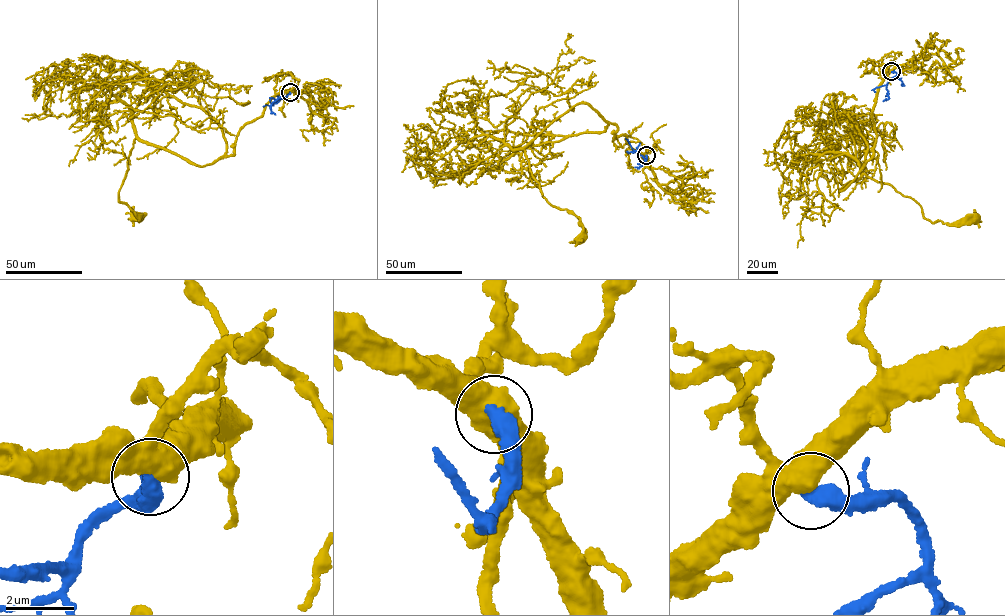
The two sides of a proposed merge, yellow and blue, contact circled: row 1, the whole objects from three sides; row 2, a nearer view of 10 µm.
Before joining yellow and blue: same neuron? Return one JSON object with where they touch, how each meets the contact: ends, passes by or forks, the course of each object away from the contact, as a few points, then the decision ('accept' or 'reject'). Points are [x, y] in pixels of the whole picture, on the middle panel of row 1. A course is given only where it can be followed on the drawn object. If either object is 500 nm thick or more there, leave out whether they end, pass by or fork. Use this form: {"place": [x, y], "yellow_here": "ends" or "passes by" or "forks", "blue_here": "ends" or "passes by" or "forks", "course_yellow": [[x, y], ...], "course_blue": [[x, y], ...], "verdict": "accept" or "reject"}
{"place": [646, 155], "course_yellow": [[646, 155], [625, 135], [614, 139], [616, 125], [581, 103], [528, 143], [543, 196], [577, 216], [580, 238]], "course_blue": [[646, 155], [645, 160], [634, 152], [640, 143]], "verdict": "reject"}

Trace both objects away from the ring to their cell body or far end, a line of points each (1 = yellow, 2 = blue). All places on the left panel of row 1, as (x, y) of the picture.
1: (290, 92), (277, 93), (244, 126), (233, 155), (202, 166), (136, 137), (118, 198), (136, 217)
2: (290, 93), (273, 102), (271, 112), (275, 114)

